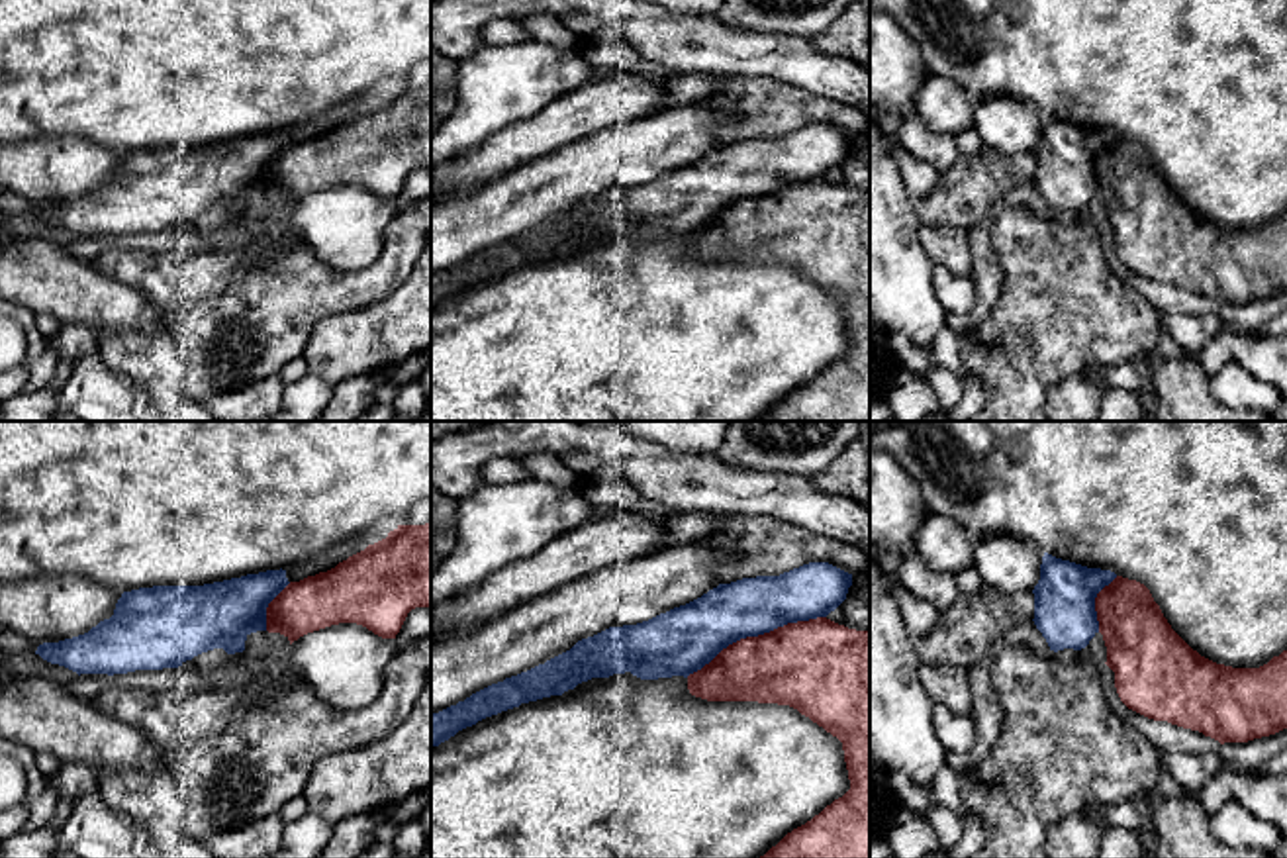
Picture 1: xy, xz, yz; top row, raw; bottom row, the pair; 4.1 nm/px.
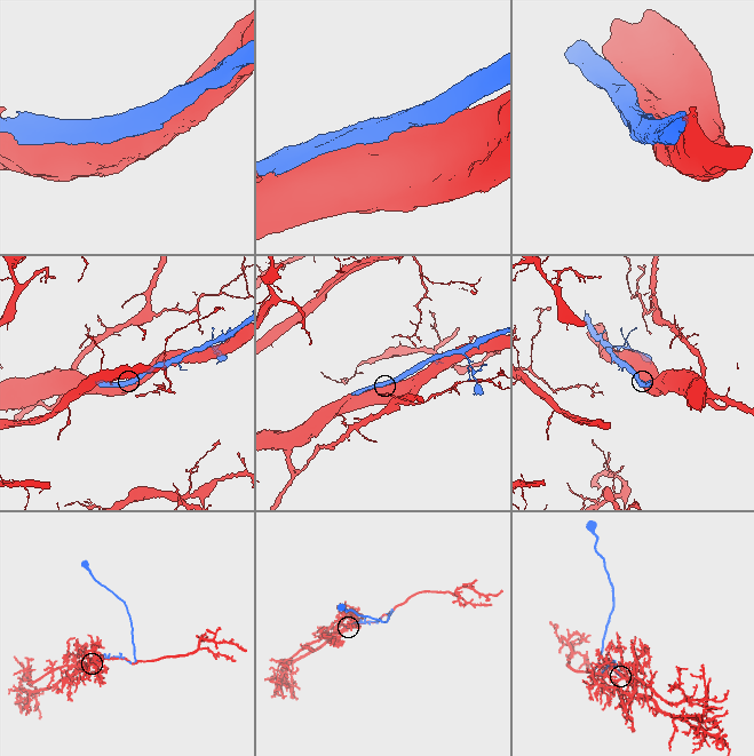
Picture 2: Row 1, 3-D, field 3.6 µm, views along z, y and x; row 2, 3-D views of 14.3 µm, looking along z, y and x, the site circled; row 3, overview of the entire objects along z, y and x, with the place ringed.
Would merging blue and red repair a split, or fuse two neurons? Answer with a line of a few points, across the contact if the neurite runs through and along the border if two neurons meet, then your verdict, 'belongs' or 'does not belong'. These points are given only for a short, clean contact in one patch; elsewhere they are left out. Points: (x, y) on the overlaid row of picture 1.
belongs

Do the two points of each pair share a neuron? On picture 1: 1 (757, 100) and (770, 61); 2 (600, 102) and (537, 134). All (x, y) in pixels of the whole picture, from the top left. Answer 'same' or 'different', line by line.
1: different
2: same

